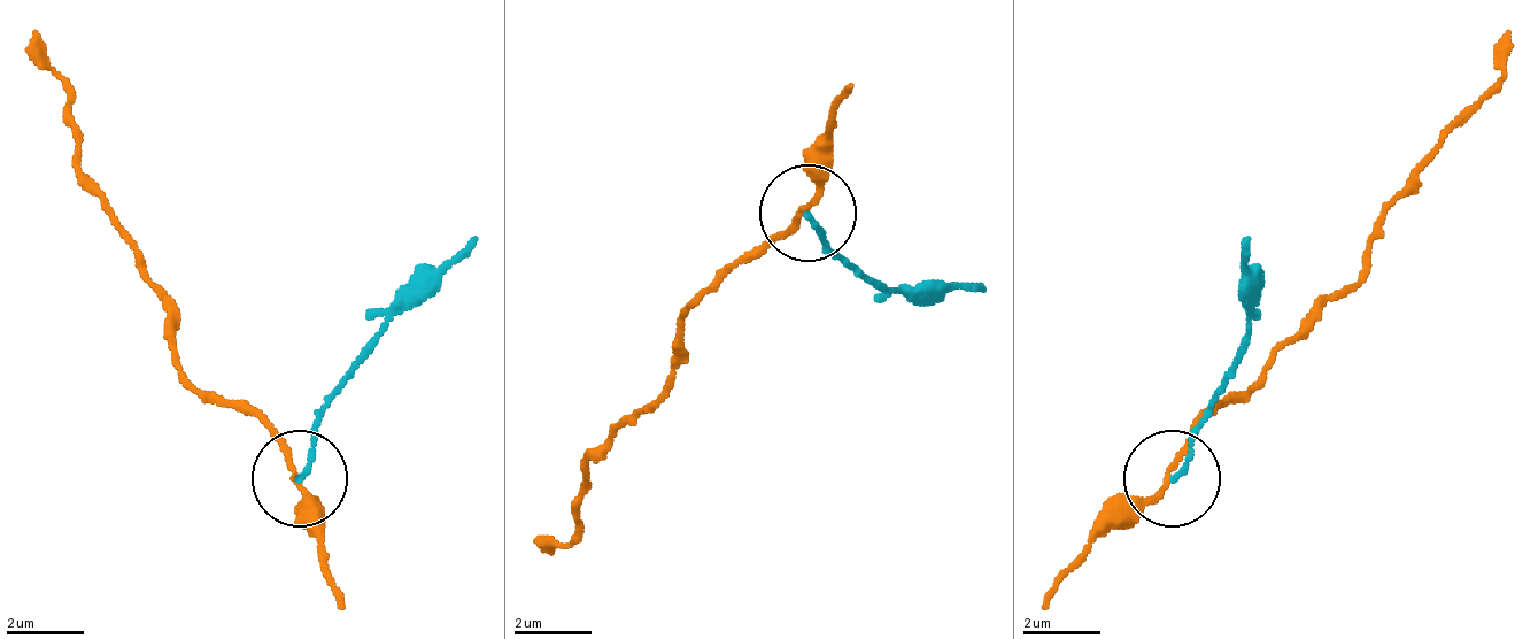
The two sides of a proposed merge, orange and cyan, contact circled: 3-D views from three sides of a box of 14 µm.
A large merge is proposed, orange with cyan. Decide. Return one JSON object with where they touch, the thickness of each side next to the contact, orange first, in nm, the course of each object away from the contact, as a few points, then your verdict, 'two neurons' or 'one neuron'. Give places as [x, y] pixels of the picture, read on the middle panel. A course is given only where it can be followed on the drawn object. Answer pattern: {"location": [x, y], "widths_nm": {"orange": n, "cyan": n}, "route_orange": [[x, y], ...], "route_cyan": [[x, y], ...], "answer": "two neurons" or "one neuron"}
{"location": [808, 213], "widths_nm": {"orange": 140, "cyan": 130}, "route_orange": [[810, 206], [694, 302], [675, 379], [588, 466], [579, 533], [540, 553]], "route_cyan": [[810, 215], [867, 283], [983, 292]], "answer": "two neurons"}

